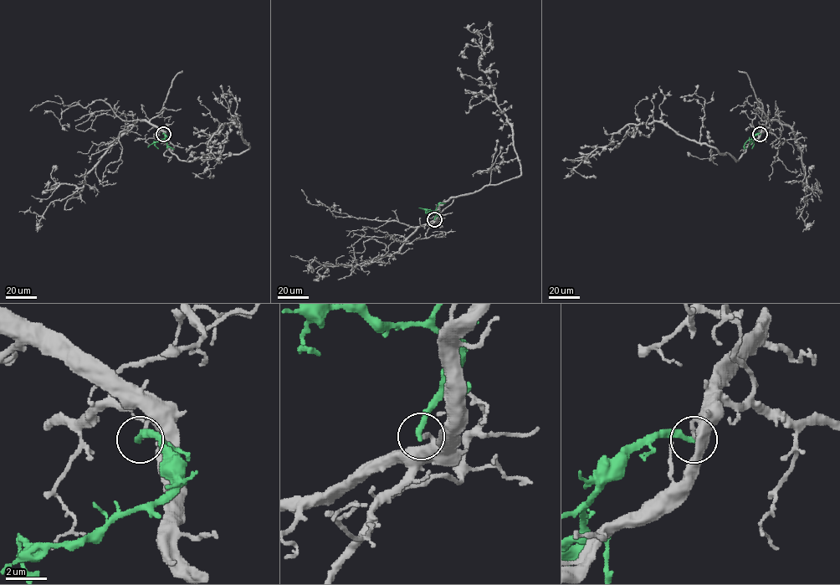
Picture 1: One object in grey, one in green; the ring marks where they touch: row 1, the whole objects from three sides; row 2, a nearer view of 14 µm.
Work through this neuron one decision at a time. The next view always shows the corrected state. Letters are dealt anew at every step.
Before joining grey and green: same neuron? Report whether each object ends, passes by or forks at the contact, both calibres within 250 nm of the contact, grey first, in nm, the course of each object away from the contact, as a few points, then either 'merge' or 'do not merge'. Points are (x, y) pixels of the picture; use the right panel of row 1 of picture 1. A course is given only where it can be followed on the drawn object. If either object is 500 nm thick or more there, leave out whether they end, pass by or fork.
grey ends; green ends; calibres 170 and 280 nm; course grey (760, 134), (737, 161), (678, 135), (661, 122), (627, 124), (609, 143), (587, 154), (574, 169), (596, 177); course green (760, 134), (752, 138), (751, 148); do not merge

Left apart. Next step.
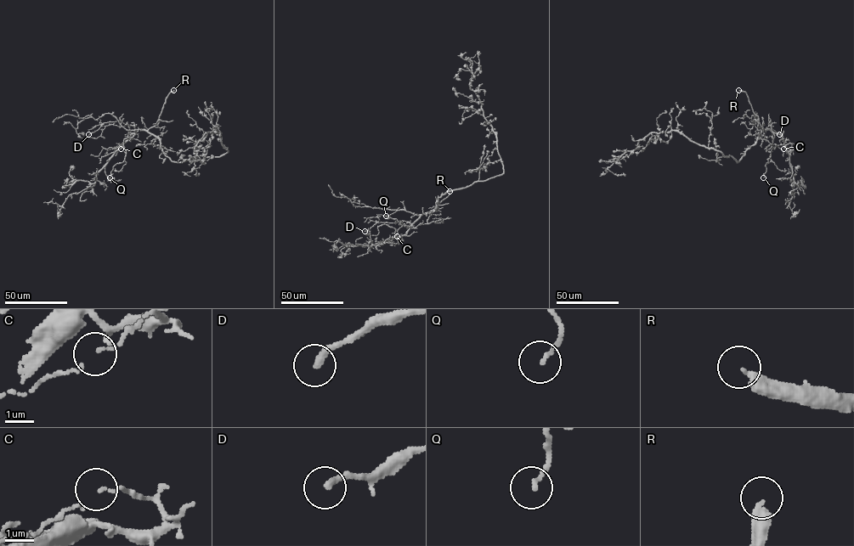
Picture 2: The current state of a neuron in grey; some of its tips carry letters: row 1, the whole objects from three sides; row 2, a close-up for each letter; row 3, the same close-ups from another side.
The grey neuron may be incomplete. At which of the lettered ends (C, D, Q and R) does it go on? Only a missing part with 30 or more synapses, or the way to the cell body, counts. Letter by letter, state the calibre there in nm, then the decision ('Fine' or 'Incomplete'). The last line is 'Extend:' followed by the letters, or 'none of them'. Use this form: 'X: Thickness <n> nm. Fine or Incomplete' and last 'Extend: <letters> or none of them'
C: Thickness 80 nm. Fine
D: Thickness 240 nm. Fine
Q: Thickness 110 nm. Fine
R: Thickness 340 nm. Incomplete
Extend: R

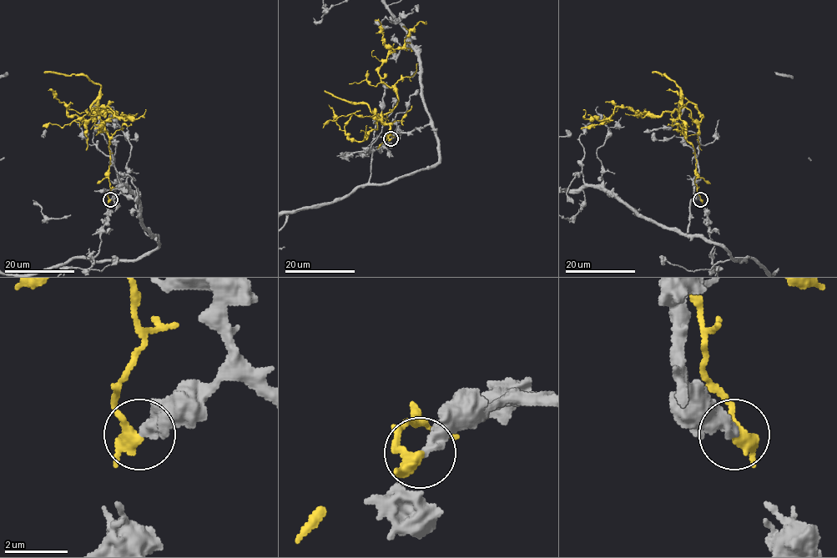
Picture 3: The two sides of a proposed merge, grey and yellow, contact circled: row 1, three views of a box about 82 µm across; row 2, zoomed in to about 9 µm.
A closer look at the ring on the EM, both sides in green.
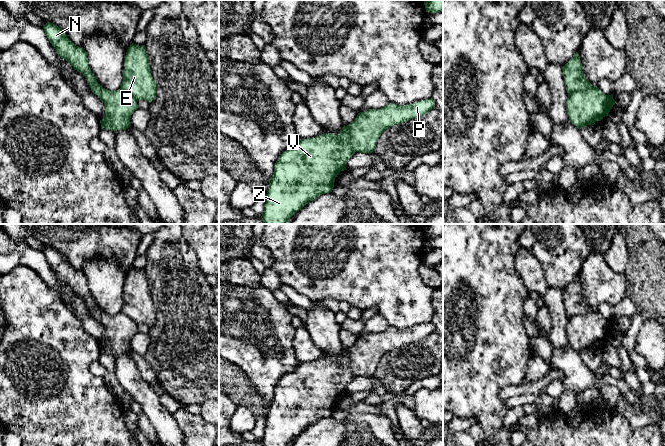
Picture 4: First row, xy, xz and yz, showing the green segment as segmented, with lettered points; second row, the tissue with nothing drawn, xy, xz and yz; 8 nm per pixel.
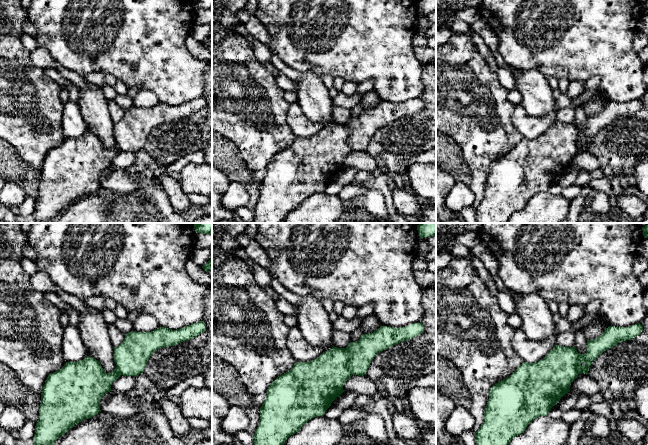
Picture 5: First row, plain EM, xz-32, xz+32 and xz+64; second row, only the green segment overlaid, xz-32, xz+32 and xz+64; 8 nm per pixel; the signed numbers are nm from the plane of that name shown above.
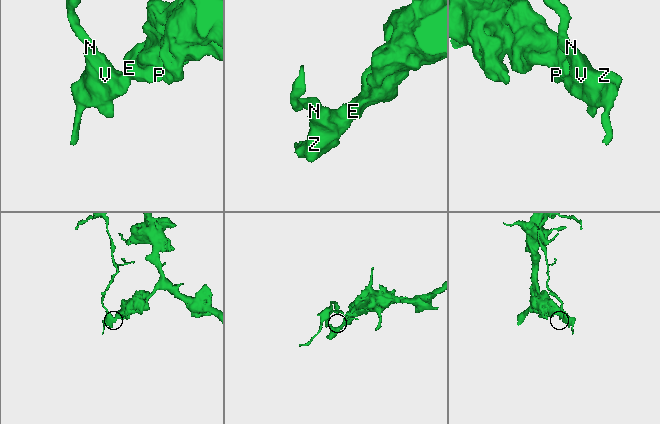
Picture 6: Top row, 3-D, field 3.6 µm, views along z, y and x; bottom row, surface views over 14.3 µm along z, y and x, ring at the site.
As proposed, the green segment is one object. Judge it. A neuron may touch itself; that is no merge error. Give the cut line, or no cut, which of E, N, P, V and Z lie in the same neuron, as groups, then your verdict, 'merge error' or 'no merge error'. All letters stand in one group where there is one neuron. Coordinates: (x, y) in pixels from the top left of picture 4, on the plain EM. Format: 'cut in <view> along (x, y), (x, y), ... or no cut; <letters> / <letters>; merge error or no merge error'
cut in xz along (346, 350), (349, 356), (349, 367), (355, 375); E P / N V Z; merge error

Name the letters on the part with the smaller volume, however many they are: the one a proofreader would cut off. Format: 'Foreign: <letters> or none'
Foreign: N, V, Z

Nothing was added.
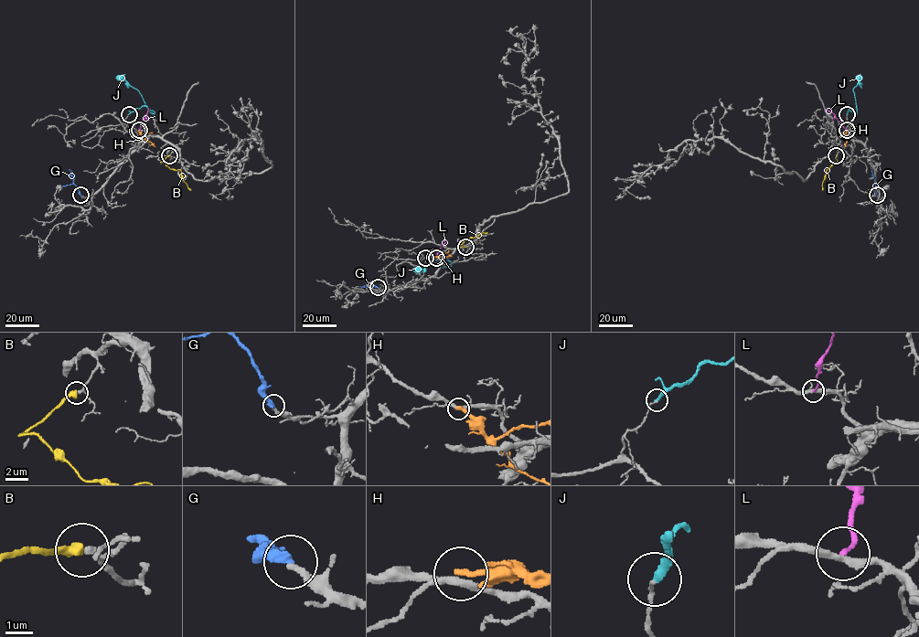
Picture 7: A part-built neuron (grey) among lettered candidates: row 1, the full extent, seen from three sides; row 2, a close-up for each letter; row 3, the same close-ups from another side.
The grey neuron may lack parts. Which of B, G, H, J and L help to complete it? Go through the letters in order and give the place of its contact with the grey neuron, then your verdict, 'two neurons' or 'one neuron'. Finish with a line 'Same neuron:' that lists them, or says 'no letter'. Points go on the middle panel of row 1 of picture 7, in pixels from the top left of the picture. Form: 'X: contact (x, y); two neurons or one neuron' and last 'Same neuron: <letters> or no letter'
B: contact (465, 247); two neurons
G: contact (378, 287); one neuron
H: contact (434, 257); two neurons
J: contact (425, 258); two neurons
L: contact (436, 258); two neurons
Same neuron: G

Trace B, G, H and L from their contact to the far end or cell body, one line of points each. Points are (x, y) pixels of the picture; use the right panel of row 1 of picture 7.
B: (836, 155), (836, 162), (827, 170), (822, 190)
G: (877, 195), (871, 169)
H: (846, 131), (846, 146)
L: (847, 130), (826, 108)

